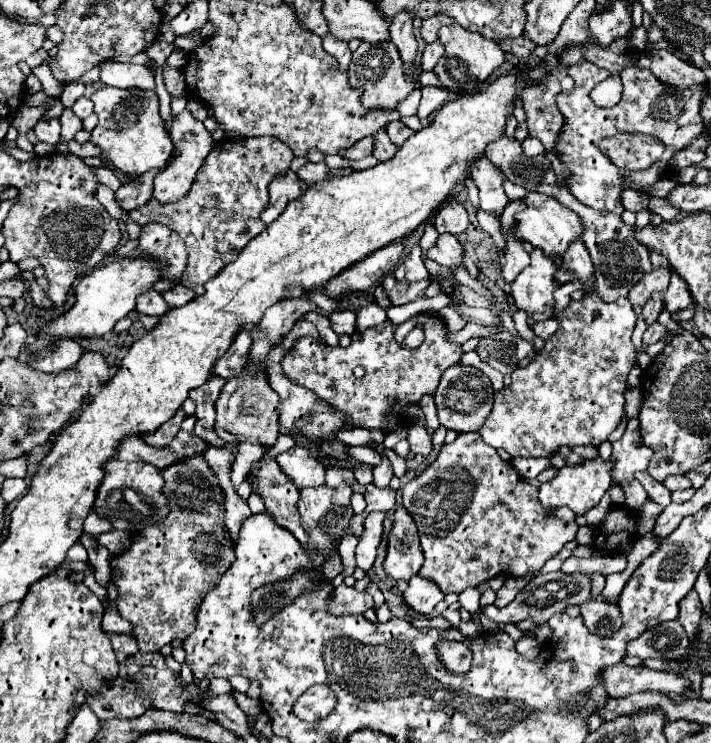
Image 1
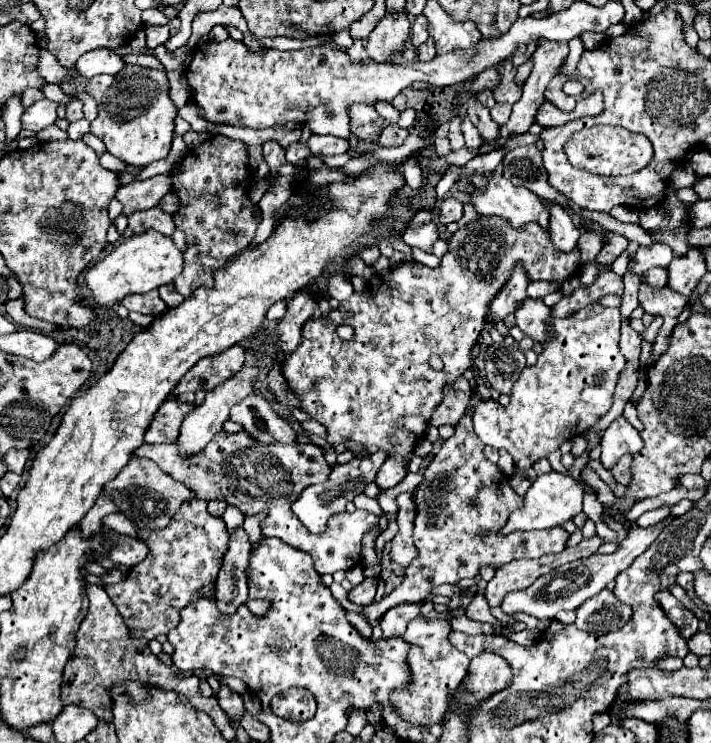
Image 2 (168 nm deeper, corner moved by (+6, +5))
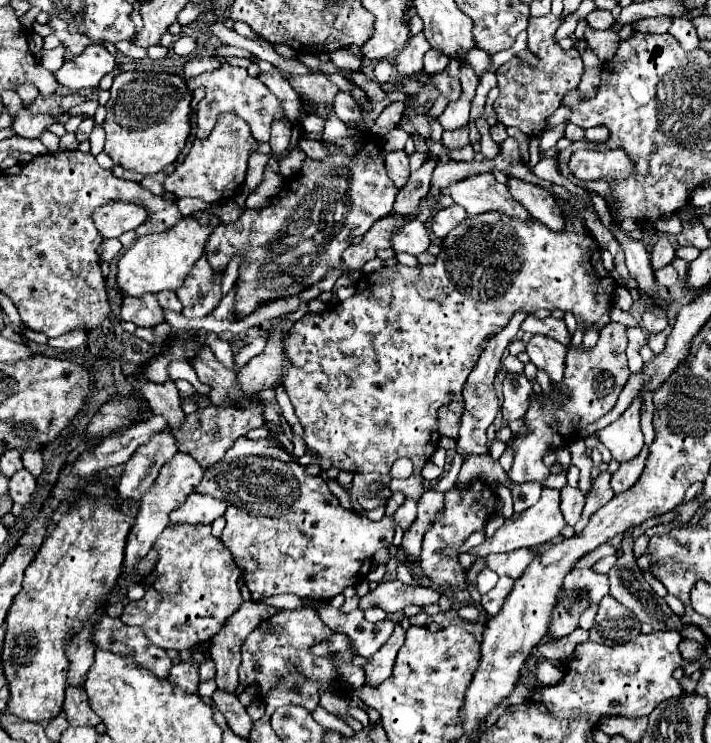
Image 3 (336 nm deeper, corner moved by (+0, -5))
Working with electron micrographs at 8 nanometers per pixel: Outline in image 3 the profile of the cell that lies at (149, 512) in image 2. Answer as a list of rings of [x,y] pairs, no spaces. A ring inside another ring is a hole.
[[[191,494],[191,498],[187,498],[187,502],[175,510],[175,514],[171,514],[171,524],[211,524],[215,518],[225,514],[225,504],[211,498],[209,494]]]

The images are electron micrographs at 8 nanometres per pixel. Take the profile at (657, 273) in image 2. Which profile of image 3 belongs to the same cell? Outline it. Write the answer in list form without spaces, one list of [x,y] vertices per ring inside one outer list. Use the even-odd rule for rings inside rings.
[[[669,264],[669,266],[663,266],[663,268],[655,270],[655,278],[657,278],[657,282],[659,282],[661,286],[671,288],[671,286],[677,282],[677,270],[675,270],[671,264]]]

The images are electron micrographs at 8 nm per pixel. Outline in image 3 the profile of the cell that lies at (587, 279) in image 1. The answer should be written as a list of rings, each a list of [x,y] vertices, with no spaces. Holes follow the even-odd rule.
[[[509,176],[507,190],[533,218],[541,220],[547,228],[551,228],[555,232],[563,230],[563,226],[565,226],[563,216],[561,216],[559,208],[555,206],[555,198],[551,194],[547,194],[547,190],[543,186]]]

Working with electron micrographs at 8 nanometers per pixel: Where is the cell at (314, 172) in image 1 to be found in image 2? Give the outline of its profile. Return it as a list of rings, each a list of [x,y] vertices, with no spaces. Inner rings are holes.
[[[291,144],[291,148],[287,148],[287,160],[289,162],[293,162],[293,164],[301,164],[301,162],[305,162],[307,160],[307,156],[311,154],[311,150],[307,148],[307,146],[303,146],[303,144]]]

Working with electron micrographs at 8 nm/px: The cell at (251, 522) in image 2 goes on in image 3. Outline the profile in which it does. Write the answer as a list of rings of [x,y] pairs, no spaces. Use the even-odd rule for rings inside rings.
[[[283,594],[279,597],[267,598],[260,603],[286,610],[295,610],[303,606],[303,600],[294,594]]]

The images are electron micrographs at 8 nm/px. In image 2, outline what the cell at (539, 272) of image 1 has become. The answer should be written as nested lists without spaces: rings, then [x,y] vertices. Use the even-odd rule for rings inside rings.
[[[525,298],[523,302],[517,304],[515,310],[515,322],[523,330],[525,336],[531,336],[533,340],[543,342],[545,340],[545,324],[549,320],[551,308],[545,306],[543,300],[539,298]]]

